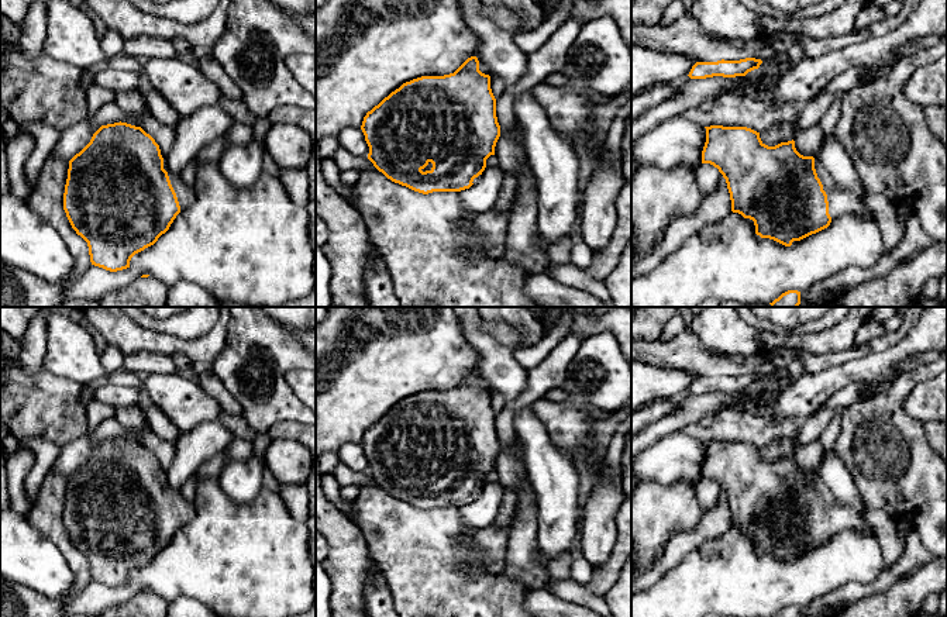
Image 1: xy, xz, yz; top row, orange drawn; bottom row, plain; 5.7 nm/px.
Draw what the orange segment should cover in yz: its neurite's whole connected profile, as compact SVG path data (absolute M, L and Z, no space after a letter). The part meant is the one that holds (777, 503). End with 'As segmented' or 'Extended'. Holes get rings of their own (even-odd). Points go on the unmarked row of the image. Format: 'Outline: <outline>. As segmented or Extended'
Outline: M710 441L706 444L706 458L702 479L719 485L727 499L731 527L754 537L755 549L774 555L785 562L827 544L840 531L874 534L853 509L840 504L831 490L817 476L817 472L803 472L795 463L795 456L765 461L760 448L747 442Z. Extended

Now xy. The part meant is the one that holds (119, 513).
Outline: M121 437L101 441L90 458L69 476L63 525L72 544L87 558L92 580L110 587L130 583L131 573L154 561L193 516L193 504L179 490L168 486L159 461L141 442Z. Extended

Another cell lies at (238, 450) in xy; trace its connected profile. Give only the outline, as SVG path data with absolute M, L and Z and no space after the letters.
M234 438L225 449L223 449L210 461L202 463L194 472L194 476L199 480L206 478L218 478L223 466L228 461L244 461L248 459L251 455L254 455L252 441Z

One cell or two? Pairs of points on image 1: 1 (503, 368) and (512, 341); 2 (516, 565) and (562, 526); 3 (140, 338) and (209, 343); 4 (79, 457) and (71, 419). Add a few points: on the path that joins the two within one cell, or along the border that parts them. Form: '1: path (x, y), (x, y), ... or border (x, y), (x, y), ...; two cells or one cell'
1: border (482, 328), (499, 343), (513, 350); two cells
2: border (537, 513), (537, 547), (540, 550); two cells
3: path (157, 343), (192, 345); one cell
4: border (89, 428), (62, 447); two cells

